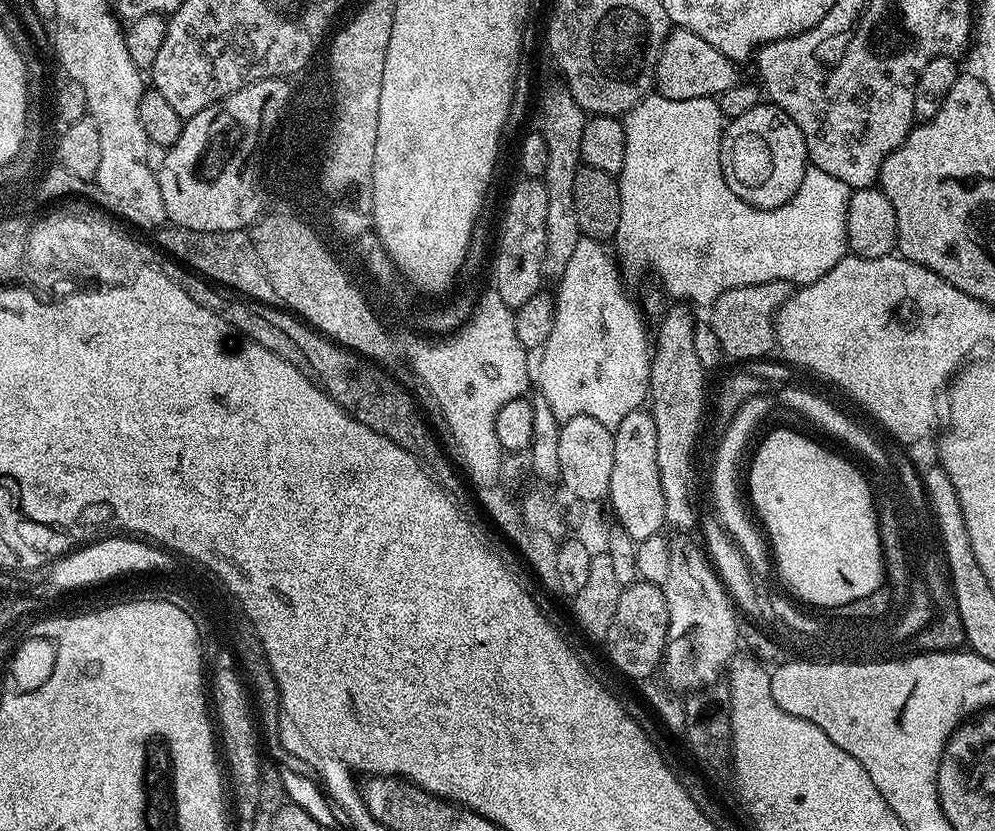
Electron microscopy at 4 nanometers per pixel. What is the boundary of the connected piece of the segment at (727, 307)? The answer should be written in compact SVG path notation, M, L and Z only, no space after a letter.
M784 280L762 282L754 286L738 286L734 290L726 290L726 294L722 294L722 298L718 298L710 305L710 312L712 312L710 323L714 334L718 336L723 355L728 360L729 358L732 360L756 360L759 356L766 355L771 348L775 349L777 347L776 315L780 313L780 307L787 303L793 294L793 285Z

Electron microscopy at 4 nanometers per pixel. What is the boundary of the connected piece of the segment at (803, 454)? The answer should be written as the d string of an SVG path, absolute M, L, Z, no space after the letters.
M776 428L757 446L752 456L752 469L746 472L746 492L752 495L763 531L766 536L768 531L772 539L772 552L776 555L776 568L781 578L805 605L842 607L881 587L886 565L881 553L872 489L870 481L850 461L835 456L830 449L800 432Z

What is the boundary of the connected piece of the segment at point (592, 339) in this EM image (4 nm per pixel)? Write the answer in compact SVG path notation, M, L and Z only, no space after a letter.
M581 238L578 246L574 246L574 255L571 256L570 262L566 266L564 273L559 276L558 284L560 284L560 296L555 297L555 322L553 330L549 334L549 340L545 342L540 356L540 388L539 395L546 398L546 402L550 402L550 410L554 410L554 414L561 422L574 418L575 416L589 416L598 422L602 422L602 426L615 429L618 422L622 422L622 418L626 418L626 414L637 411L641 407L642 402L645 403L649 399L648 383L650 382L650 370L652 369L652 355L650 351L650 332L644 329L645 317L642 315L639 307L632 305L630 297L624 293L624 284L620 281L622 277L622 269L618 263L617 257L611 251L608 252L603 243Z

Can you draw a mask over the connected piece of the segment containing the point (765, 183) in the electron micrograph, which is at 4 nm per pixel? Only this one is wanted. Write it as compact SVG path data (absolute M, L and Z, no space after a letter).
M762 102L754 106L754 110L742 114L742 118L727 121L724 136L720 139L720 157L726 186L730 186L730 190L734 190L738 198L742 198L742 202L755 208L777 208L790 202L798 186L802 186L804 171L810 167L802 130L798 130L795 122L771 102Z

